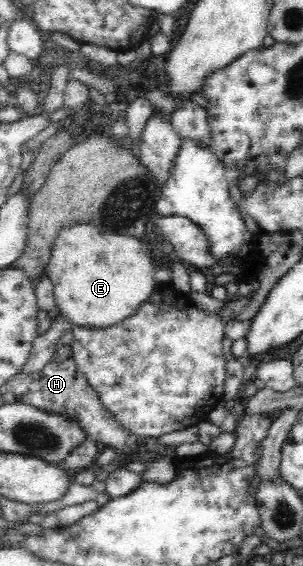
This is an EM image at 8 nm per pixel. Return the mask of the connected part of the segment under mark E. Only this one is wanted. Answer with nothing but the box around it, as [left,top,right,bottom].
[46,224,157,329]

